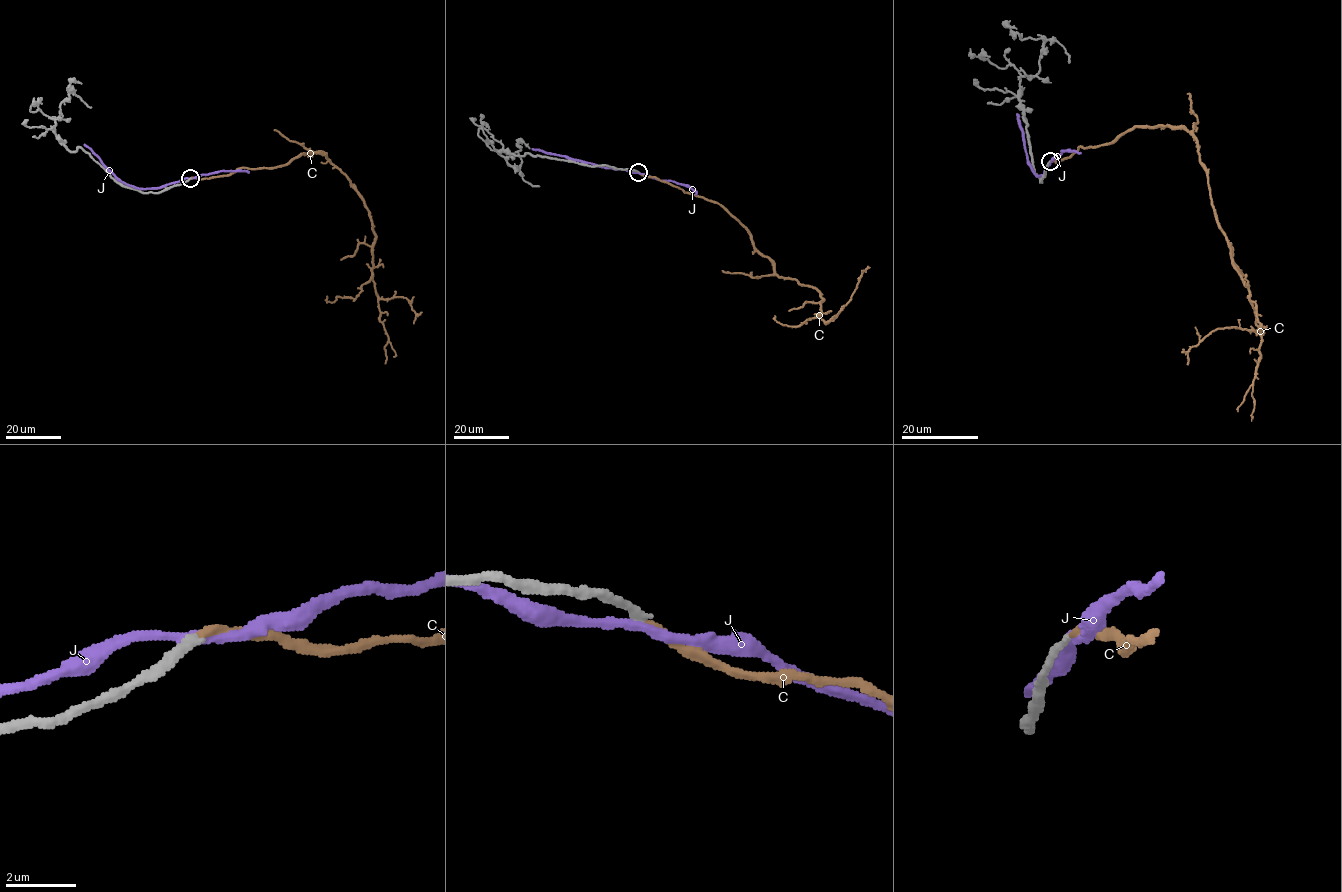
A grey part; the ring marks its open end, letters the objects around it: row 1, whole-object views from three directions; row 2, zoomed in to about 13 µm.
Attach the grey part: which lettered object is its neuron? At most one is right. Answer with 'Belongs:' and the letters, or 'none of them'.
Belongs: C

